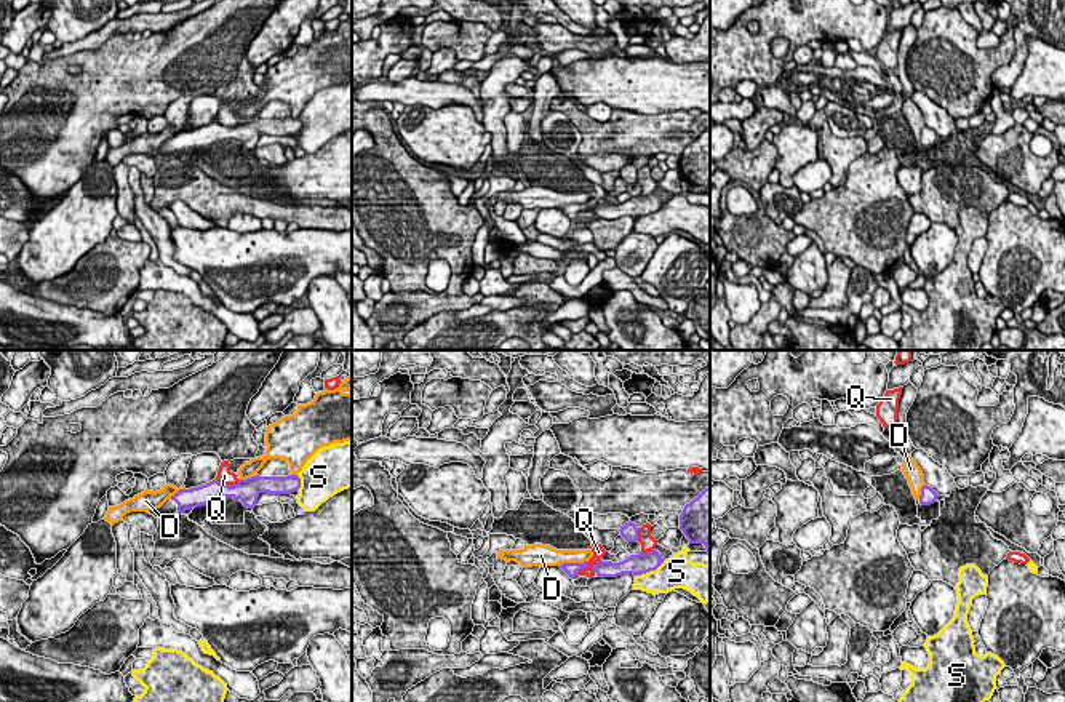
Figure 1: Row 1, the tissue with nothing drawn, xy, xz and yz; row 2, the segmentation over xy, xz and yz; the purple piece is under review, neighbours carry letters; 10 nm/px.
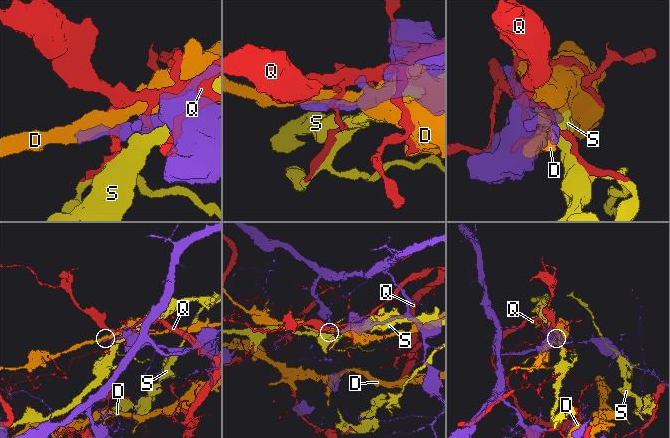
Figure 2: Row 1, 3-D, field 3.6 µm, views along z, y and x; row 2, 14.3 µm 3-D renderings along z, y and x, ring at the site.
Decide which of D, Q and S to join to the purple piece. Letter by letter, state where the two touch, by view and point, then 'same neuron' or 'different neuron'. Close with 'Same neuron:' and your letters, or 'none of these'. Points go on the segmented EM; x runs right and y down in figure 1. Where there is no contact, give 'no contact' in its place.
D: xz (571, 563) | different neuron
Q: xz (587, 565) | different neuron
S: xz (650, 570) | different neuron
Same neuron: none of these

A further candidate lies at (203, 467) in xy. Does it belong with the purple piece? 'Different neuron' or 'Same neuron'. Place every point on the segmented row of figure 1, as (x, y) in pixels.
Different neuron

